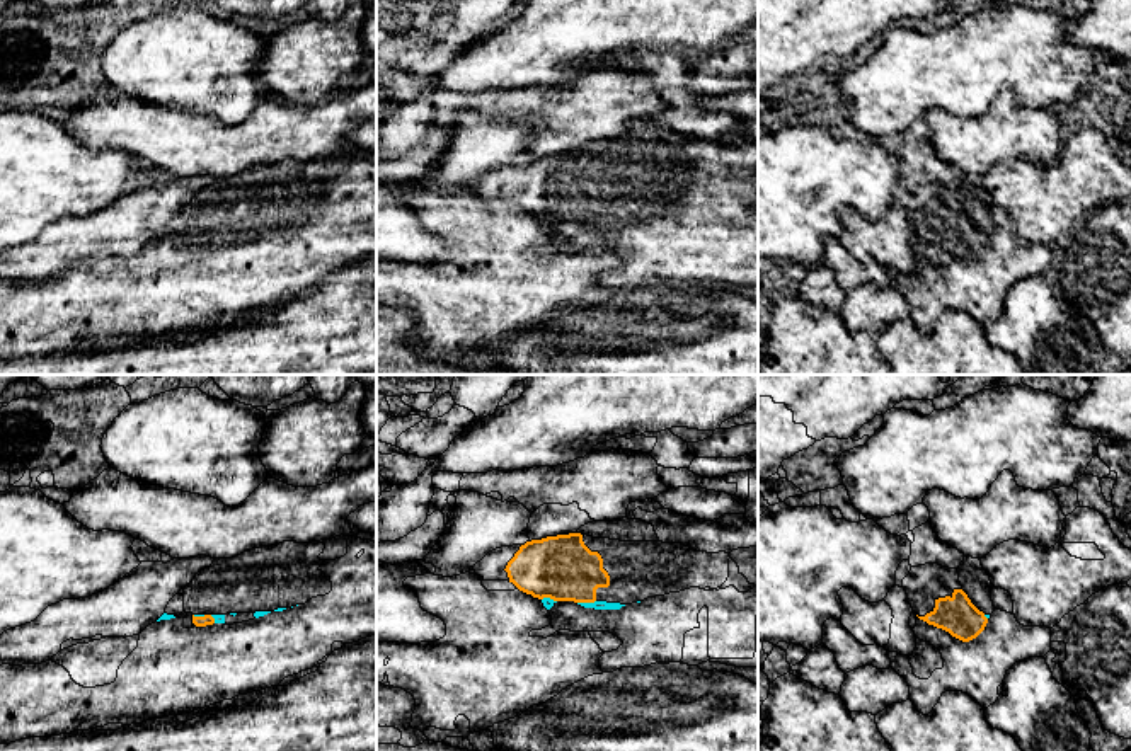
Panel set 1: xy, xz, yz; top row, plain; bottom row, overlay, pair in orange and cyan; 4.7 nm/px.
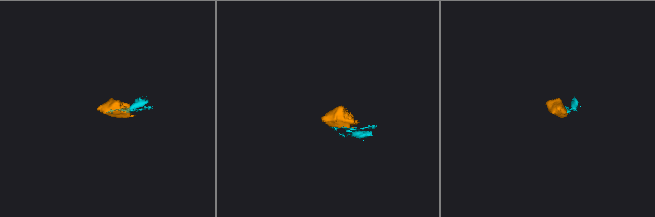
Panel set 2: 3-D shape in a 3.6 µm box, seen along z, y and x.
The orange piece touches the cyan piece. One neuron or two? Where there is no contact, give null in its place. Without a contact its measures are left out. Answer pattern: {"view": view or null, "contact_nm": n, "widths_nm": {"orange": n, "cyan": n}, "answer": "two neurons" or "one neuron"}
{"view": "xz", "contact_nm": 90, "widths_nm": {"orange": 300, "cyan": 50}, "answer": "one neuron"}

